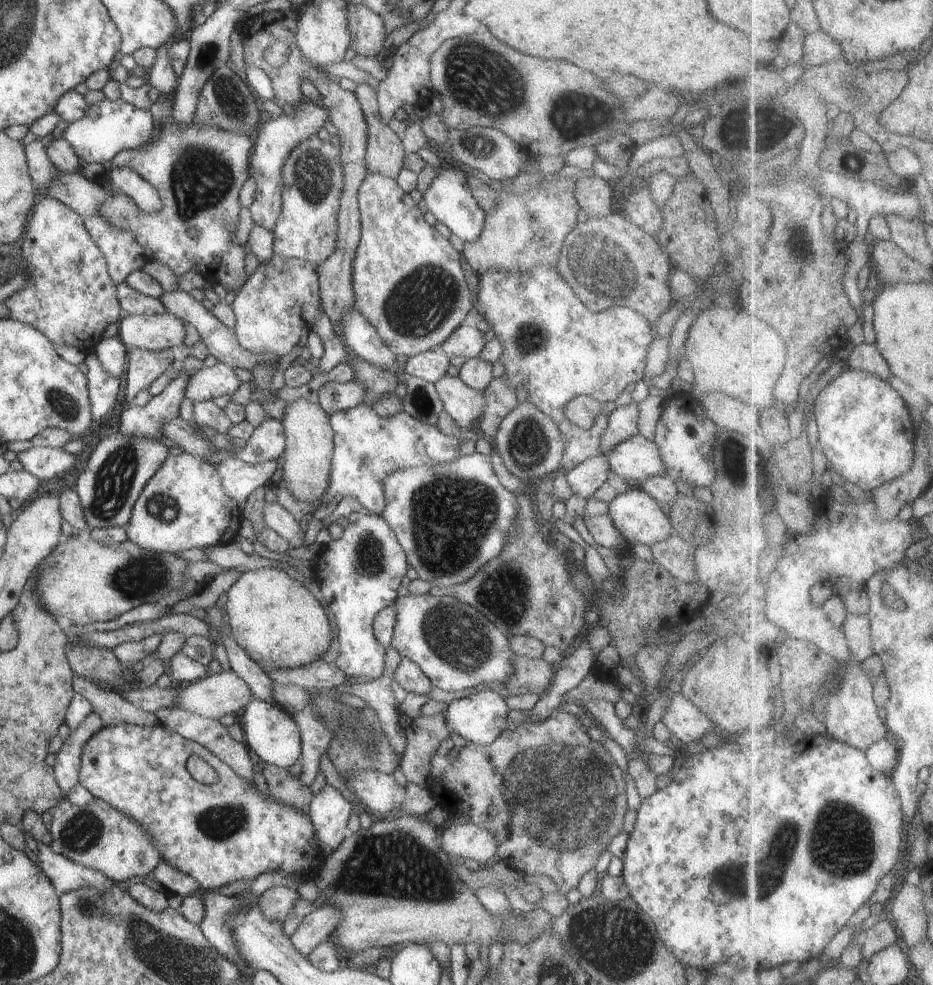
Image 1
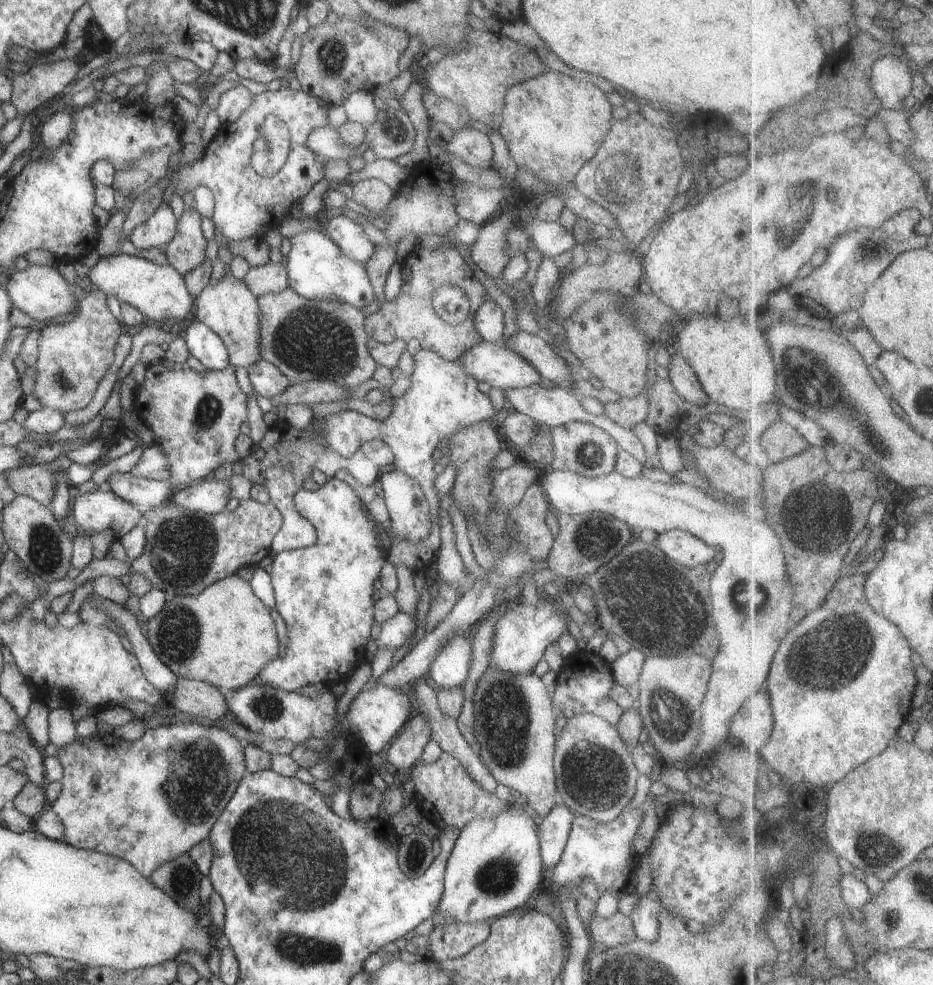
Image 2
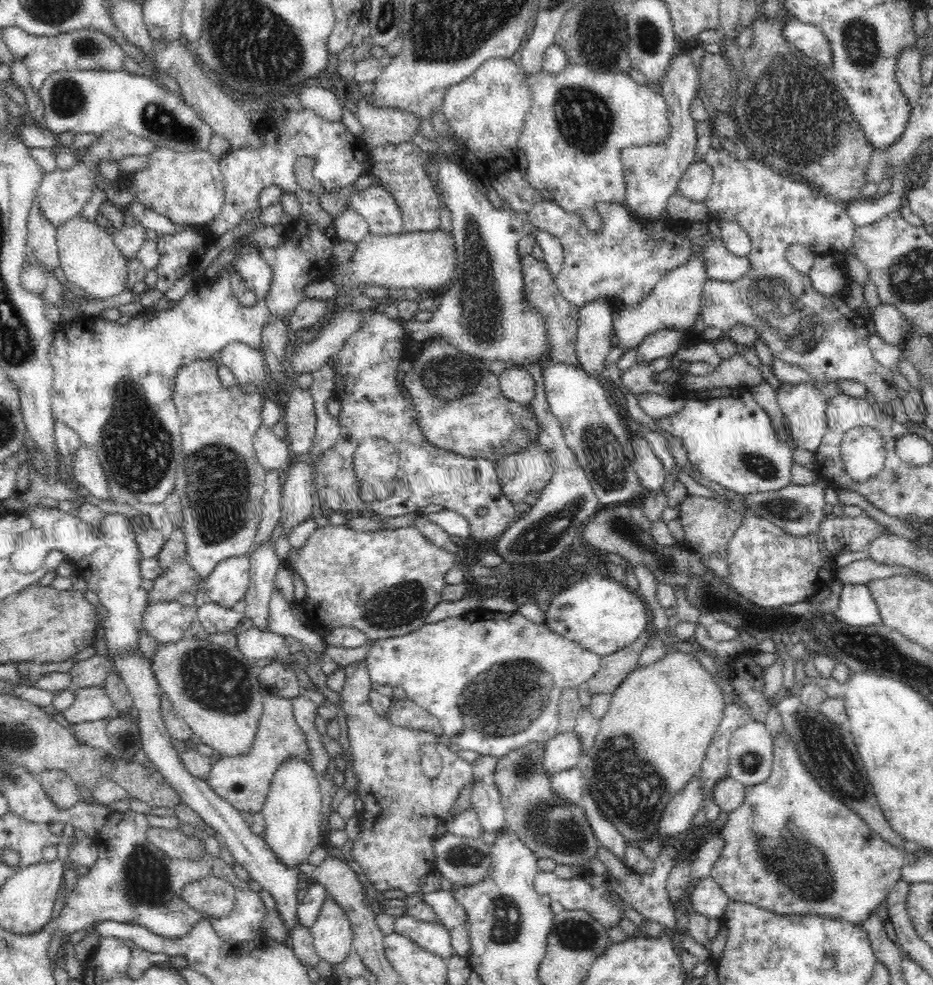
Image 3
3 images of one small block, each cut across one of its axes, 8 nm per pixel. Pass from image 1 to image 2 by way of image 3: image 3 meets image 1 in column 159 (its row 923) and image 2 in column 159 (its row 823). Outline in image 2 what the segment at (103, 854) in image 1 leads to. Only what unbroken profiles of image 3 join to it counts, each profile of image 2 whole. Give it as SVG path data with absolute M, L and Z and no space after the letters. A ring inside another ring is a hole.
M176 722L146 730L138 740L128 741L115 734L80 738L58 749L64 774L62 792L48 803L64 824L63 843L126 860L146 880L162 864L180 858L196 844L209 838L220 813L244 778L245 742L238 741L226 729L205 727L198 722Z

